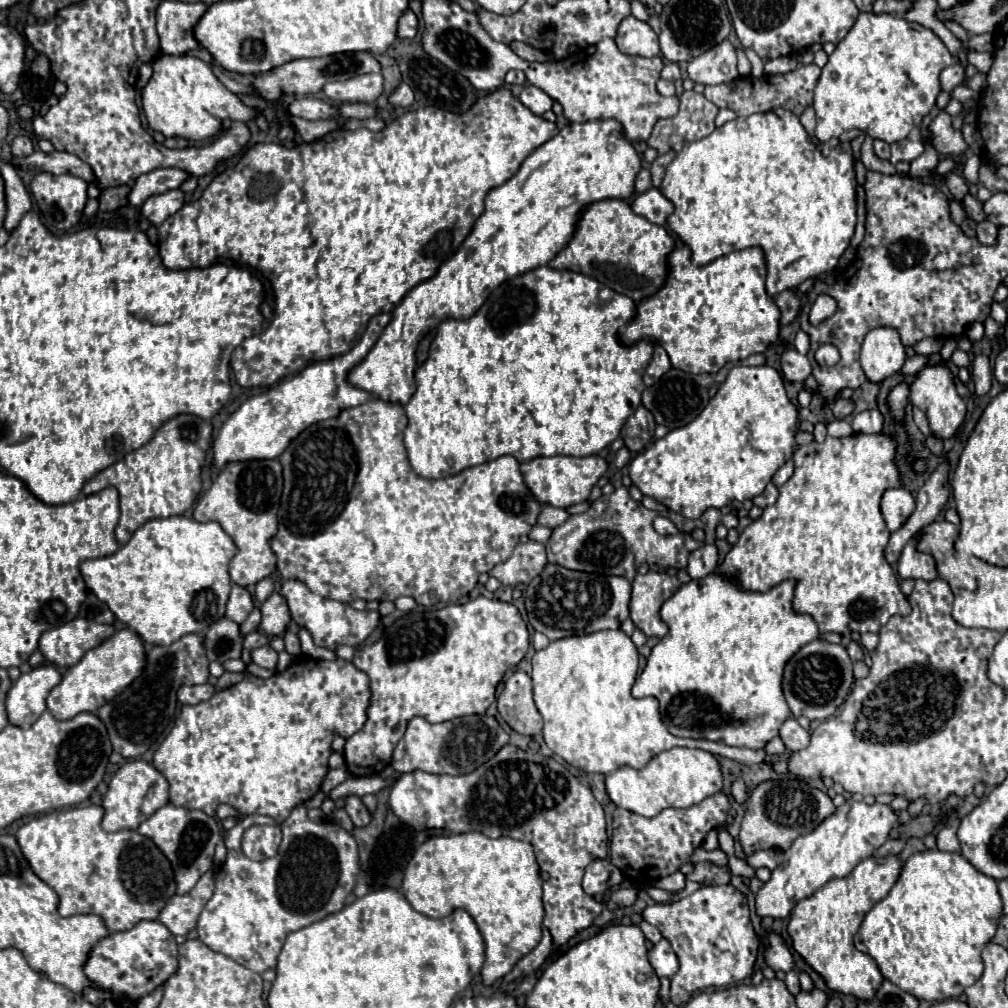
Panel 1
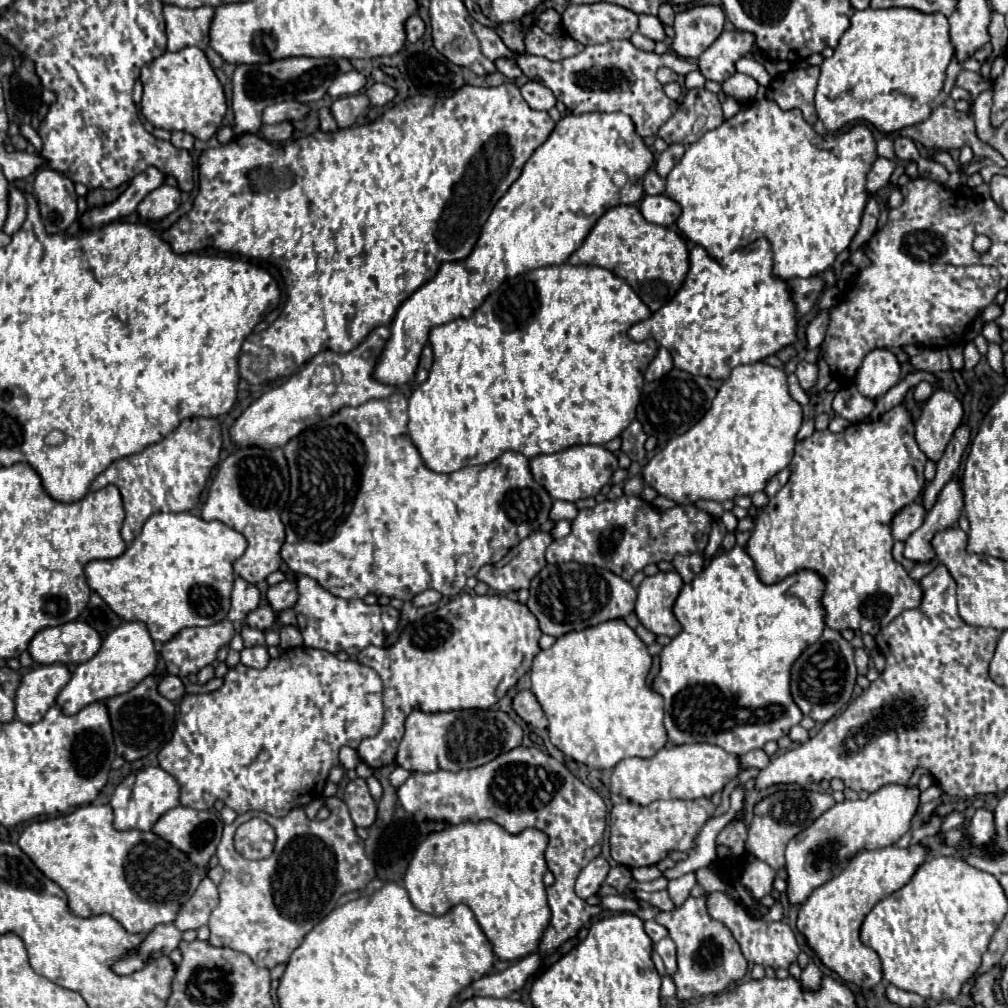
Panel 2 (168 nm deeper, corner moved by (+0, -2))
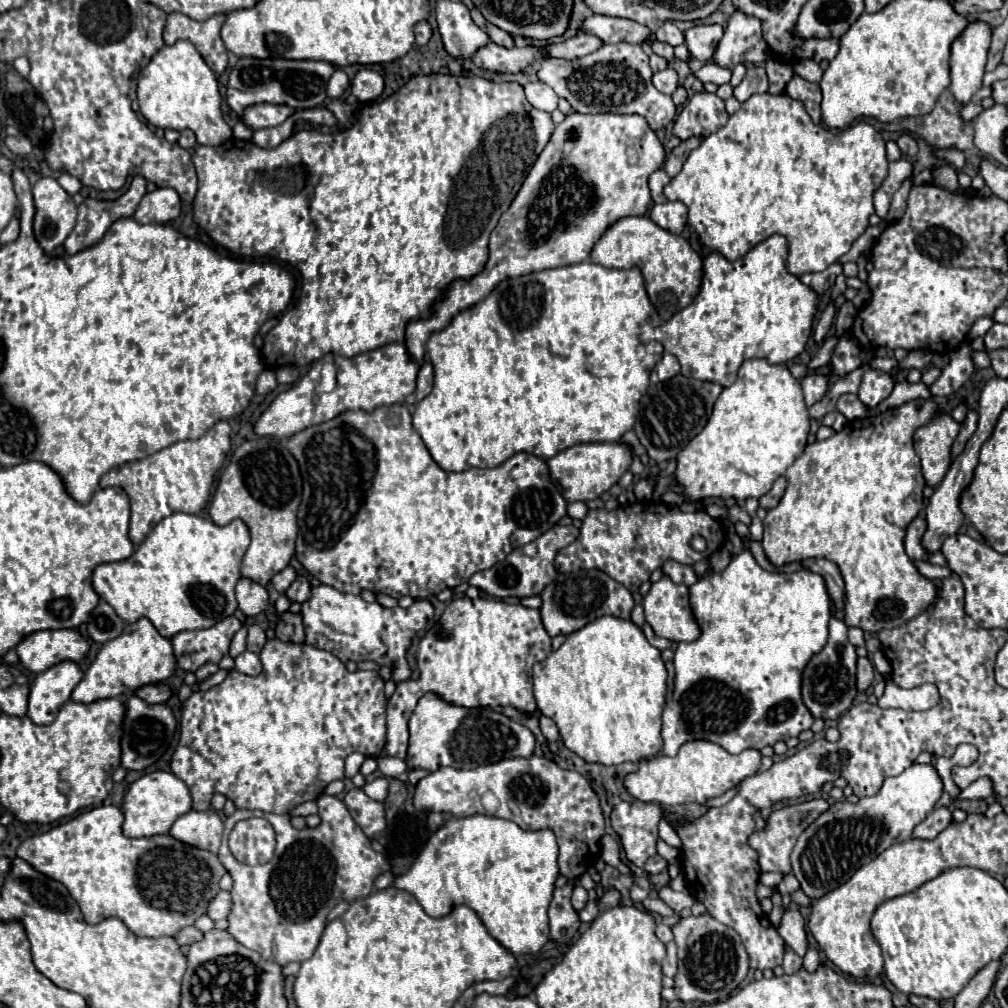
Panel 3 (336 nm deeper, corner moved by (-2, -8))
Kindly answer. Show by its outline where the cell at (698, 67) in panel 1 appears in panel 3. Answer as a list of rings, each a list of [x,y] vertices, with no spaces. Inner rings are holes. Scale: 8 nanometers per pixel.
[[[734,12],[728,20],[724,36],[712,56],[720,68],[734,68],[736,64],[760,64],[768,58],[770,50],[762,38],[760,22],[742,12]]]

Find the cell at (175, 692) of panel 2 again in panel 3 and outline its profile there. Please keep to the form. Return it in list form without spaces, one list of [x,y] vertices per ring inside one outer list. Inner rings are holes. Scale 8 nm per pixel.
[[[150,684],[150,686],[142,686],[140,690],[136,690],[136,694],[150,704],[162,704],[170,700],[172,688],[166,684]]]

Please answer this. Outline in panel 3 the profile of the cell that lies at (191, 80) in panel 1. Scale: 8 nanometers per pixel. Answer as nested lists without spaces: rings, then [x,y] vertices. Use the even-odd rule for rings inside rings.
[[[178,40],[174,46],[164,46],[138,76],[138,104],[142,116],[156,128],[192,130],[198,144],[220,146],[232,138],[232,128],[222,116],[222,96],[218,80],[208,64],[198,56],[198,50],[188,40]]]

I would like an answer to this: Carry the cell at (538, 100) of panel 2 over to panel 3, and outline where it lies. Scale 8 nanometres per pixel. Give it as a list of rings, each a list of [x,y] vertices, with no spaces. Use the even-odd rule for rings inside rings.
[[[530,82],[524,86],[524,92],[526,92],[526,100],[538,108],[538,110],[544,110],[544,112],[554,112],[556,106],[558,106],[558,96],[556,92],[542,84],[542,82]]]

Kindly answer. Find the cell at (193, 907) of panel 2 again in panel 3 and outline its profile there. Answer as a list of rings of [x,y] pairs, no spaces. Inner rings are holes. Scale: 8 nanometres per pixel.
[[[218,892],[214,896],[214,900],[208,904],[208,916],[212,920],[220,920],[220,918],[226,918],[228,916],[228,910],[232,906],[232,900],[230,900],[230,892]]]

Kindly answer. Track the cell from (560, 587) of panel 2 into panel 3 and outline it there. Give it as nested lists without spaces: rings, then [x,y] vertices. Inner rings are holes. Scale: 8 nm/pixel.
[[[578,570],[578,572],[558,574],[540,592],[540,598],[542,598],[542,606],[540,606],[542,622],[550,636],[558,636],[558,634],[568,636],[602,616],[616,616],[616,618],[630,620],[630,612],[634,608],[632,594],[622,584],[606,576],[606,572],[602,570]]]

